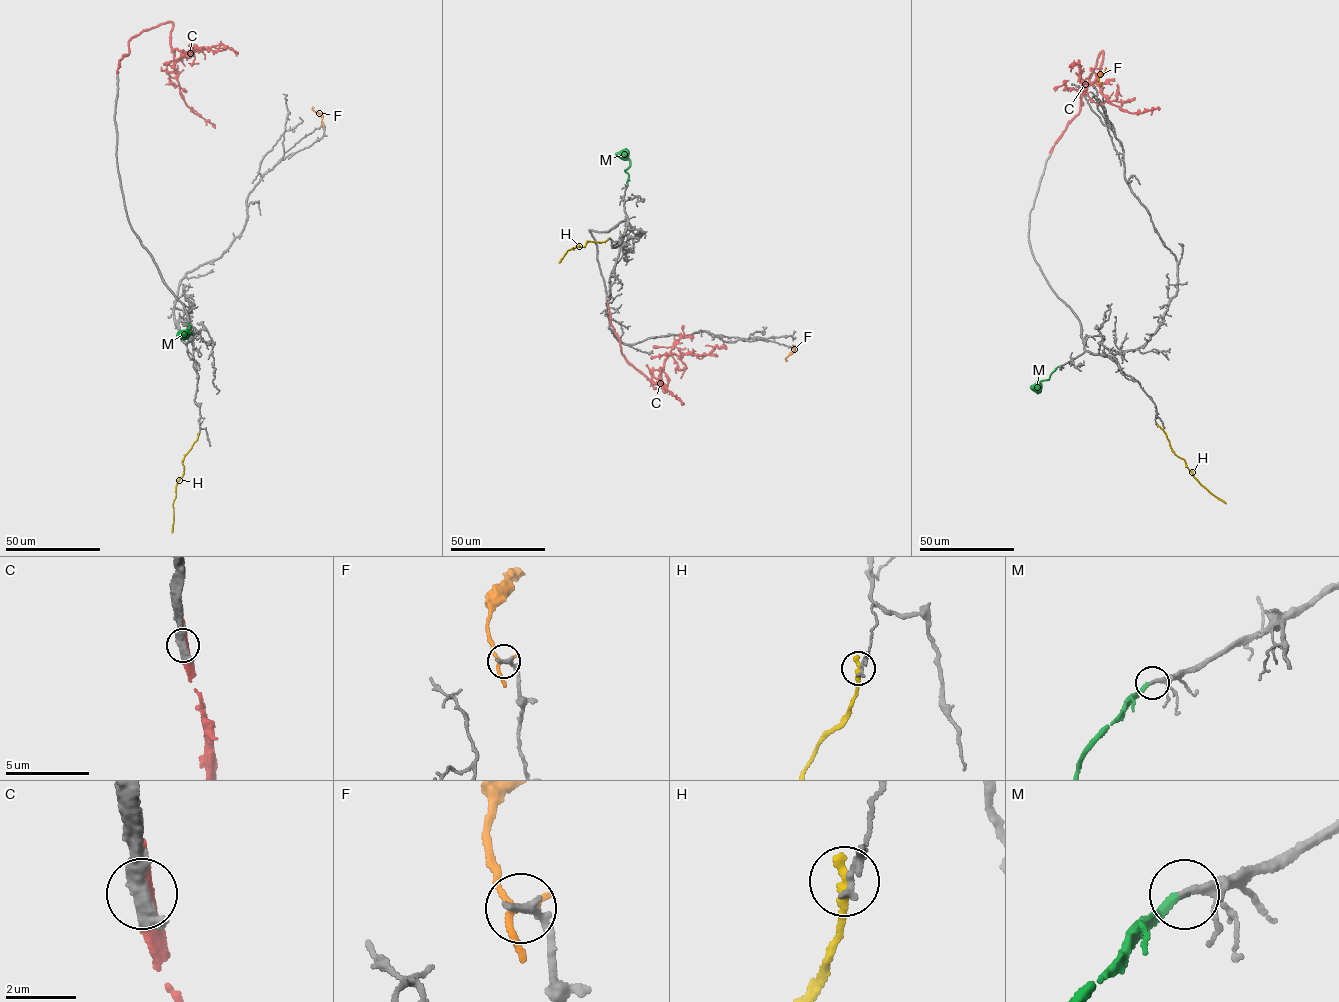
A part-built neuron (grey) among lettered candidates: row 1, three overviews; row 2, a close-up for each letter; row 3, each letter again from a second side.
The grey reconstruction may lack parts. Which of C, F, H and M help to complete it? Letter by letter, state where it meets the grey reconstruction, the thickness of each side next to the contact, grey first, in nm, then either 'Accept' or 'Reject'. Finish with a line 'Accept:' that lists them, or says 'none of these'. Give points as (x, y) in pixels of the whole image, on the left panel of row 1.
C: Touches grey at (117, 71). Thickness 650 nm (grey) against 460 nm. Reject
F: Touches grey at (322, 124). Thickness 340 nm (grey) against 200 nm. Reject
H: Touches grey at (198, 435). Thickness 170 nm (grey) against 300 nm. Reject
M: Touches grey at (188, 324). Thickness 170 nm (grey) against 300 nm. Accept
Accept: M

